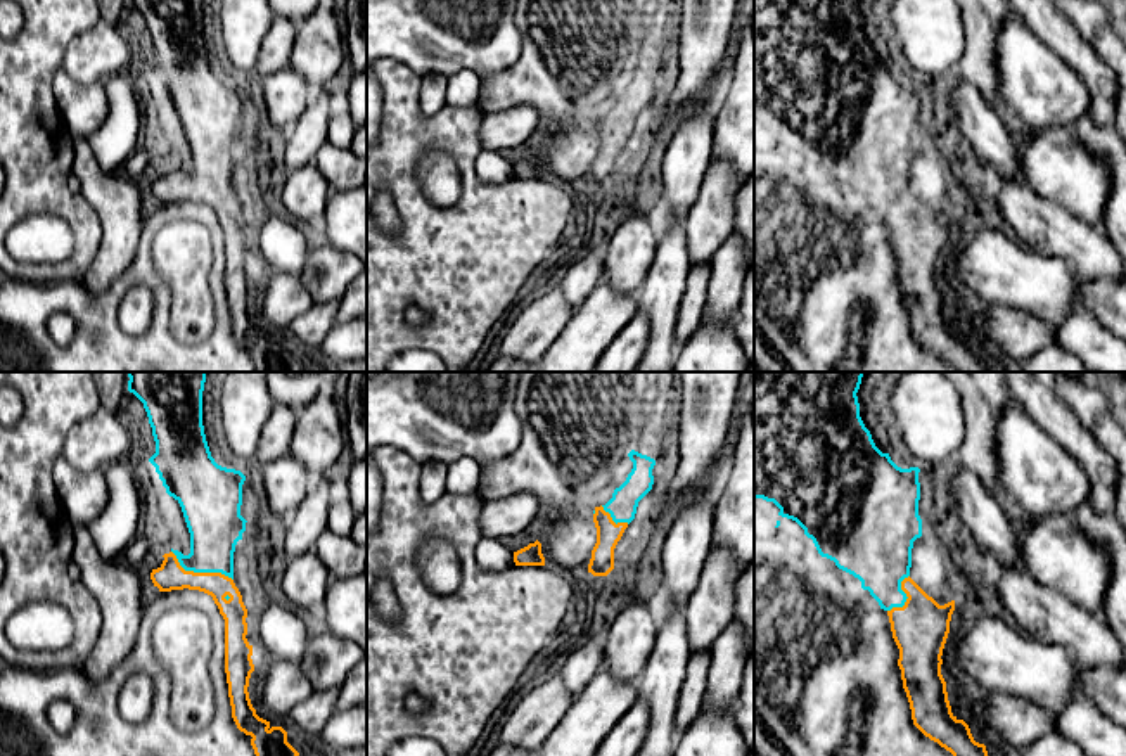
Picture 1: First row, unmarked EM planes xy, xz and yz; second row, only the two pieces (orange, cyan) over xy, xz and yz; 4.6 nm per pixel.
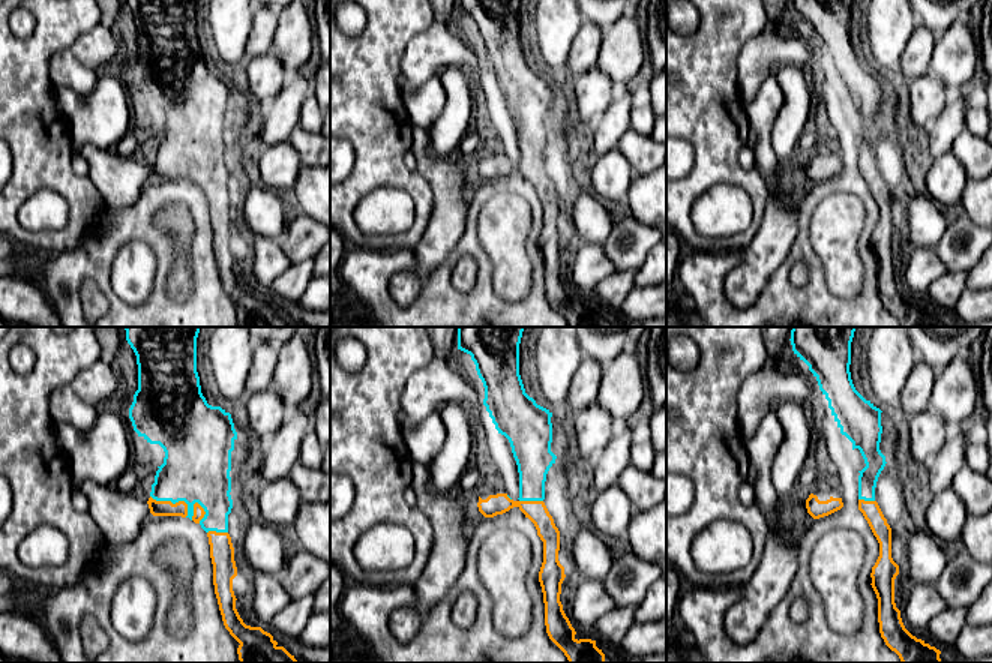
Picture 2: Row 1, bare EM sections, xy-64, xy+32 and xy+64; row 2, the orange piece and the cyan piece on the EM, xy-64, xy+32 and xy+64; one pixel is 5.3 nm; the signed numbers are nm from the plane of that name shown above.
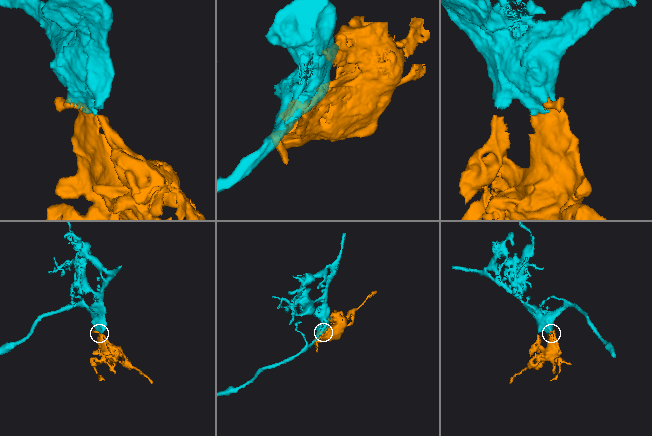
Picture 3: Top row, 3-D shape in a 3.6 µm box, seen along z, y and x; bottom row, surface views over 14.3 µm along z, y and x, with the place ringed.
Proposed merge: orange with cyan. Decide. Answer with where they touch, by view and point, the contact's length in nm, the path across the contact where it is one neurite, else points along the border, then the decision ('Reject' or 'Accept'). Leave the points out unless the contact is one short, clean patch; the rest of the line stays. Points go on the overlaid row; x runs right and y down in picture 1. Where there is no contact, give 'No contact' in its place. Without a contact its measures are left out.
Touches orange at xy (199, 573). Shared border 320 nm. Accept

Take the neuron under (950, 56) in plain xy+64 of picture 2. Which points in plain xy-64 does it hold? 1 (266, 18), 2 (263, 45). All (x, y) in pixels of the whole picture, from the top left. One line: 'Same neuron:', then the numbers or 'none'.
Same neuron: none

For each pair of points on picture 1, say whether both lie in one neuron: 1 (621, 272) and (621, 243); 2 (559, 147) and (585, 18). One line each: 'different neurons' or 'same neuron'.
1: same neuron
2: same neuron

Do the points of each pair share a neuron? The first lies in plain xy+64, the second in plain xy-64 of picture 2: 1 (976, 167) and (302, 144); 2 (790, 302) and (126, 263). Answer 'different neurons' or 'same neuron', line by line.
1: same neuron
2: different neurons

